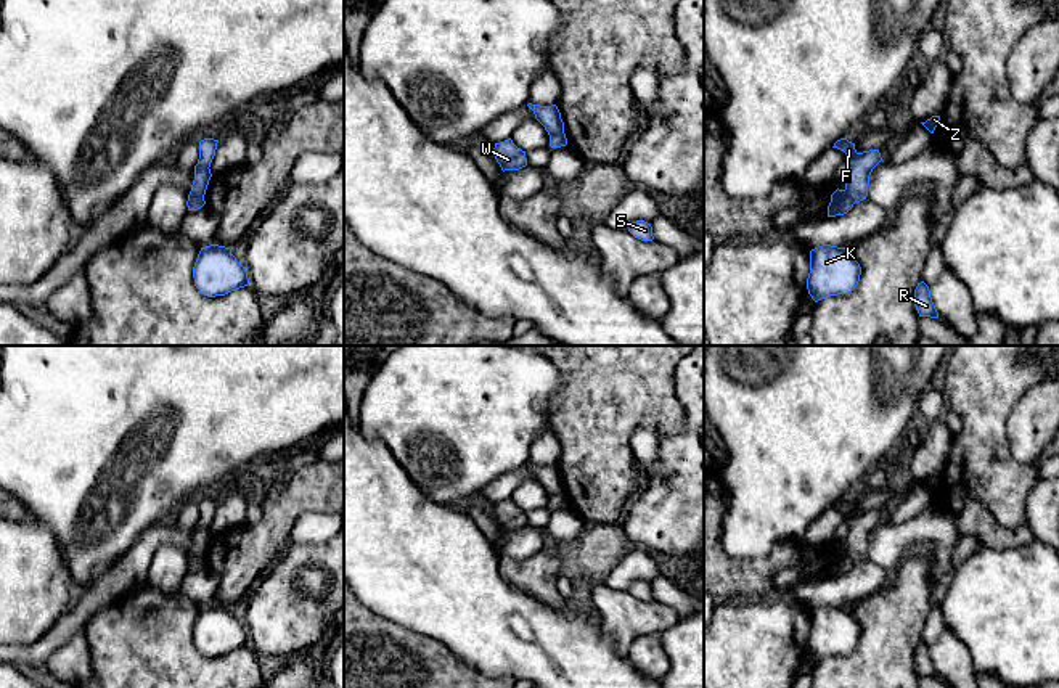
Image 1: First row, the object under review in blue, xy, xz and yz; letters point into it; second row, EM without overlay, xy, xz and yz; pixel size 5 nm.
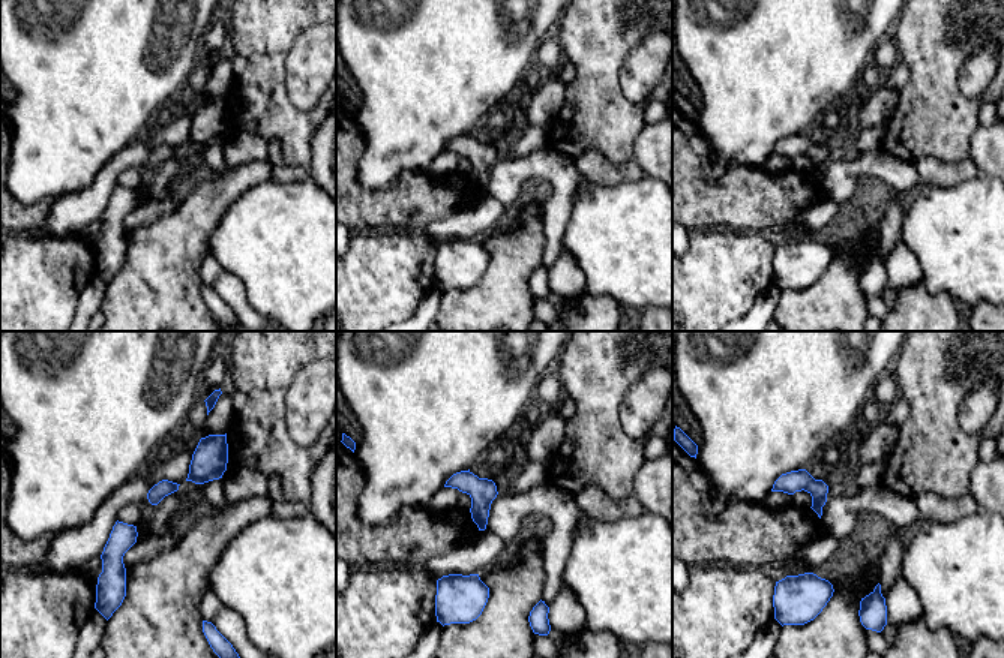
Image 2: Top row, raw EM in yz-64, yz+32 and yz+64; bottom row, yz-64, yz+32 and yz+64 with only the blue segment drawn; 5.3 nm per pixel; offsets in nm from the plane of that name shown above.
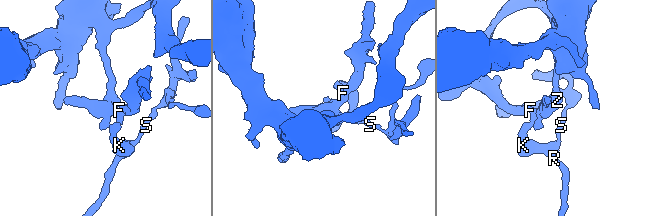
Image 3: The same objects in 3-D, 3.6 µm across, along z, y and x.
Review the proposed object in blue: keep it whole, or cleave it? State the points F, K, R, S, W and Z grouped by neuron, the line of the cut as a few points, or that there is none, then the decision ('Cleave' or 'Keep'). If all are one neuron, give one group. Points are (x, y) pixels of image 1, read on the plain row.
Groups: F W Z / K R S. Split along xy (190, 553), (203, 560). Cleave

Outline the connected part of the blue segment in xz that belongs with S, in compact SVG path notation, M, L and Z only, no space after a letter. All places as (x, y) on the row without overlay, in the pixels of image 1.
M644 580L633 582L632 587L628 588L628 592L641 601L654 600L651 584L644 582Z

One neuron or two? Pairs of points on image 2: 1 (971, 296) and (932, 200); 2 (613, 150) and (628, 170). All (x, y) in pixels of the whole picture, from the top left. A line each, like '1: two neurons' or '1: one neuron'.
1: one neuron
2: two neurons

